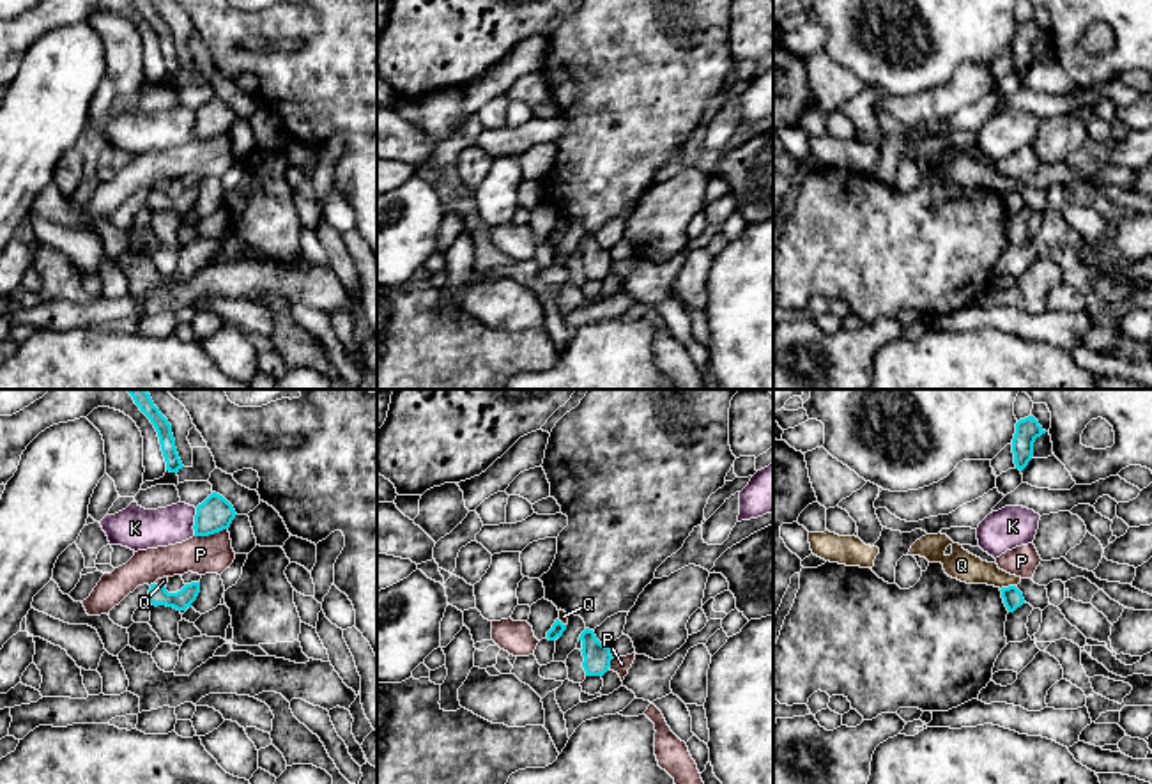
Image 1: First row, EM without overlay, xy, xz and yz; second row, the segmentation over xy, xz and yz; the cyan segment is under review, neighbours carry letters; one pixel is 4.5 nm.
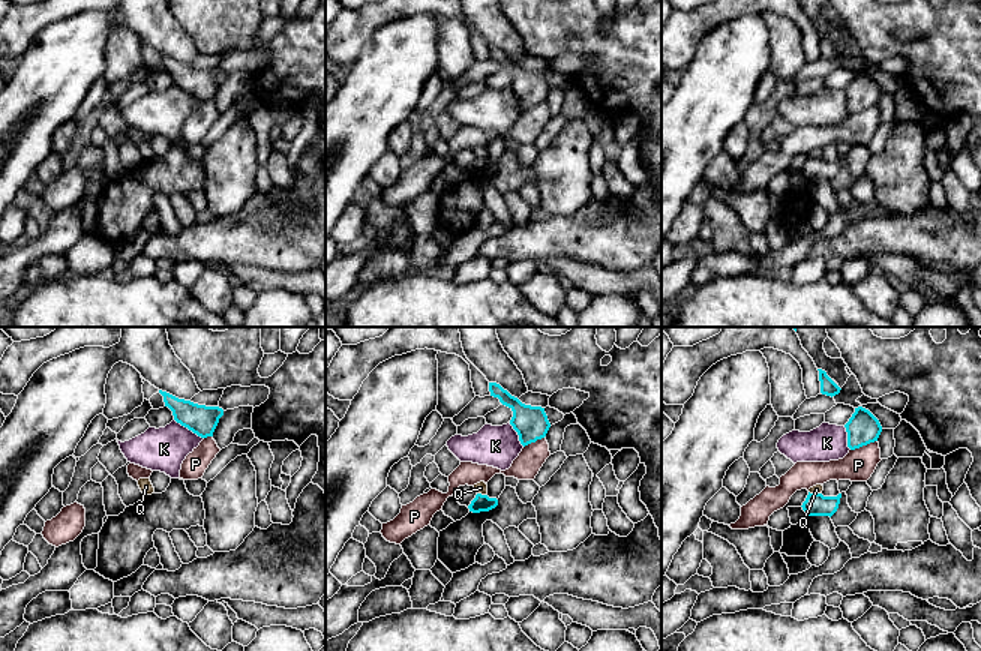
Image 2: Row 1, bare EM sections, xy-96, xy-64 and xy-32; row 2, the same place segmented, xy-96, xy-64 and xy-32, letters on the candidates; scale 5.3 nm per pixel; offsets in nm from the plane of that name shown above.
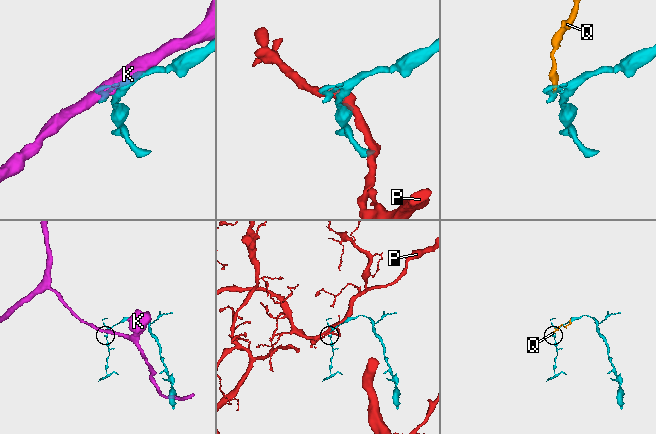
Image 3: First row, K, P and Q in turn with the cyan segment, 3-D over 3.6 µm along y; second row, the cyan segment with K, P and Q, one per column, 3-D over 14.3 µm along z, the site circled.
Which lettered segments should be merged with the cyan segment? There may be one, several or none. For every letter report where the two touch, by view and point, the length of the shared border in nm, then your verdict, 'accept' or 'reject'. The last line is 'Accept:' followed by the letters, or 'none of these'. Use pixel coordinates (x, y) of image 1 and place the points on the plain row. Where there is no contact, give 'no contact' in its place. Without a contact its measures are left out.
K: contact xy (195, 126); length 130 nm; reject
P: contact xy (211, 137); length 160 nm; reject
Q: contact yz (1009, 190); length 80 nm; reject
Accept: none of these

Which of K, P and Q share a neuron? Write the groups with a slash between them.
K / P / Q

